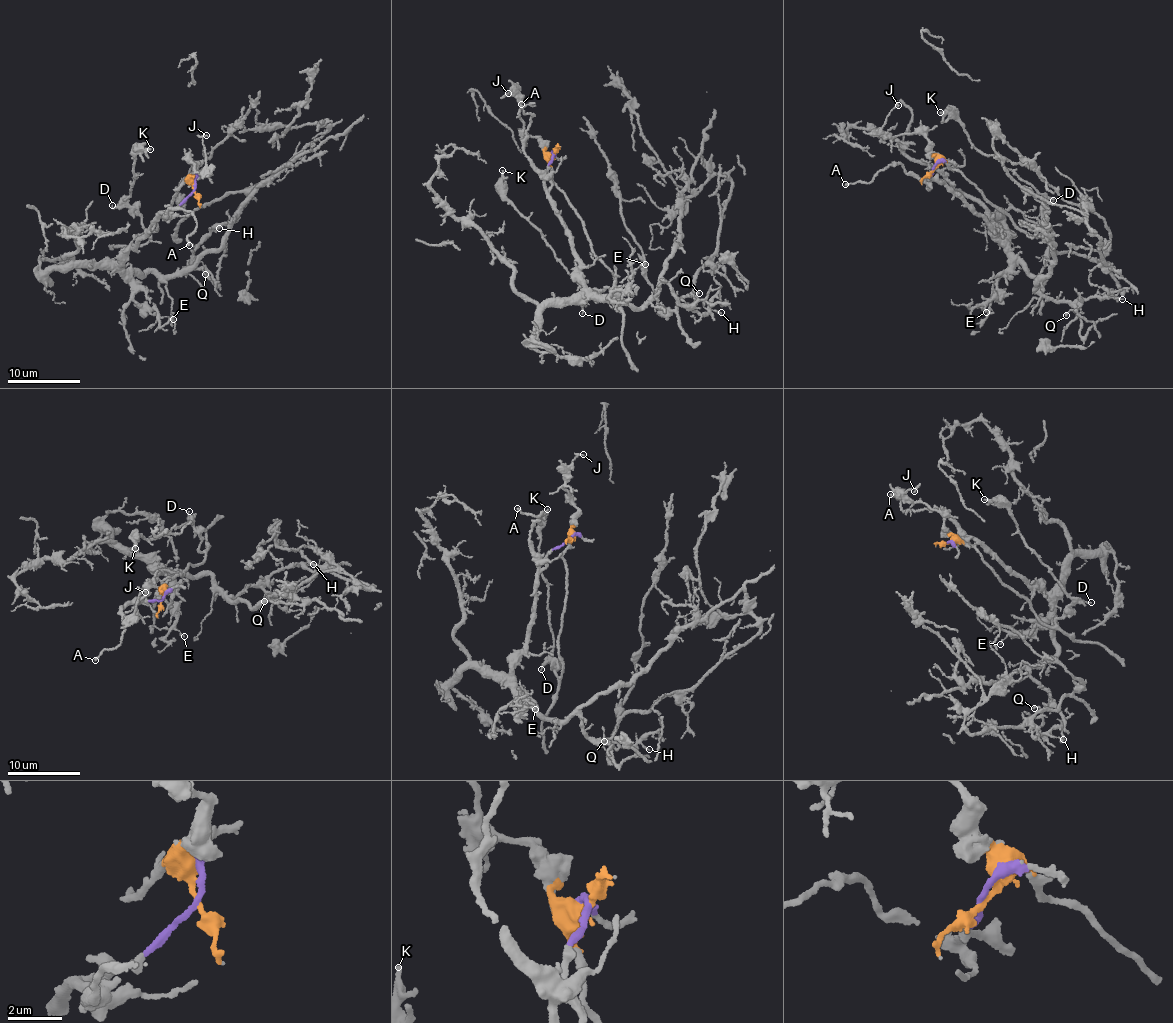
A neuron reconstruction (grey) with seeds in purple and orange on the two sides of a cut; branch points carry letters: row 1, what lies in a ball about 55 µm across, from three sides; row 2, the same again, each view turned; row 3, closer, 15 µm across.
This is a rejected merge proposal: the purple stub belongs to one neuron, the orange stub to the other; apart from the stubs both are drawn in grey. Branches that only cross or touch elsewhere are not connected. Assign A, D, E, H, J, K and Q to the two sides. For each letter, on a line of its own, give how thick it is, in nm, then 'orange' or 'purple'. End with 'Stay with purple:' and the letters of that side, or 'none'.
A: 180 nm thick; purple
D: 90 nm thick; orange
E: 130 nm thick; purple
H: 170 nm thick; purple
J: 130 nm thick; orange
K: 260 nm thick; orange
Q: 130 nm thick; purple
Stay with purple: A, E, H, Q

